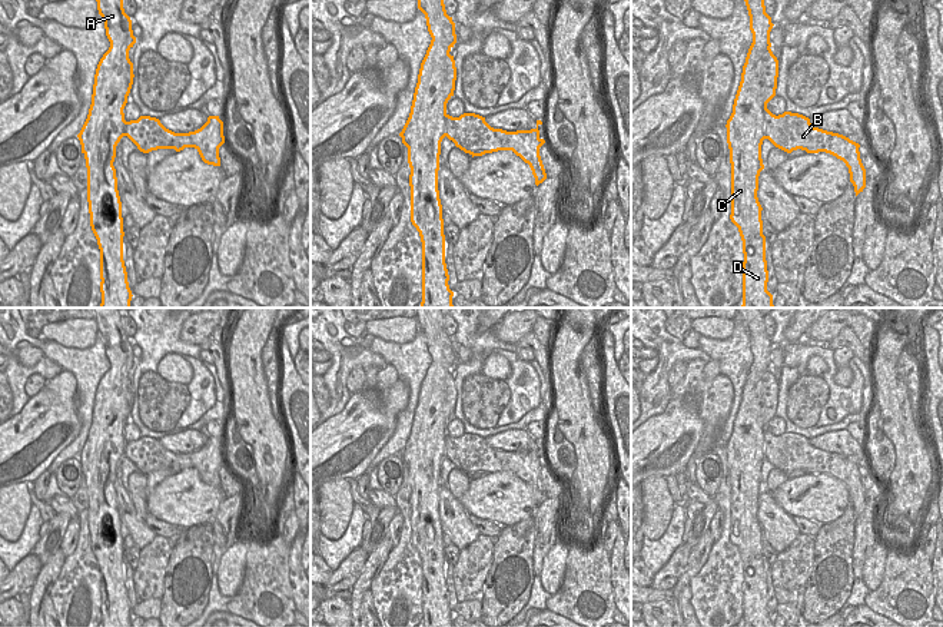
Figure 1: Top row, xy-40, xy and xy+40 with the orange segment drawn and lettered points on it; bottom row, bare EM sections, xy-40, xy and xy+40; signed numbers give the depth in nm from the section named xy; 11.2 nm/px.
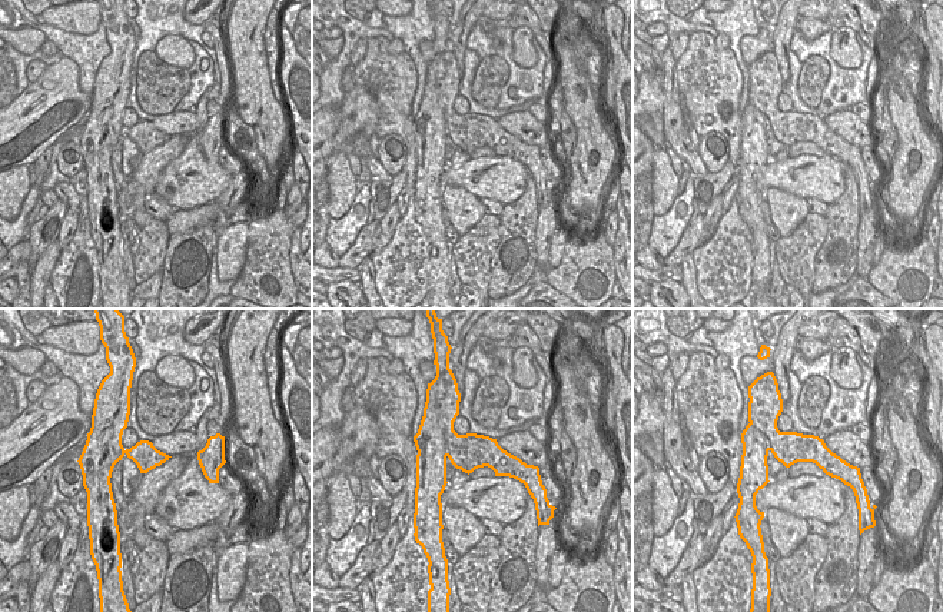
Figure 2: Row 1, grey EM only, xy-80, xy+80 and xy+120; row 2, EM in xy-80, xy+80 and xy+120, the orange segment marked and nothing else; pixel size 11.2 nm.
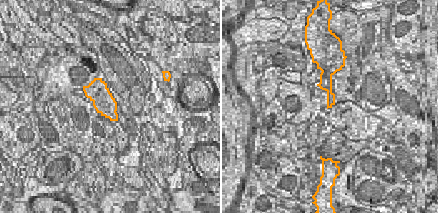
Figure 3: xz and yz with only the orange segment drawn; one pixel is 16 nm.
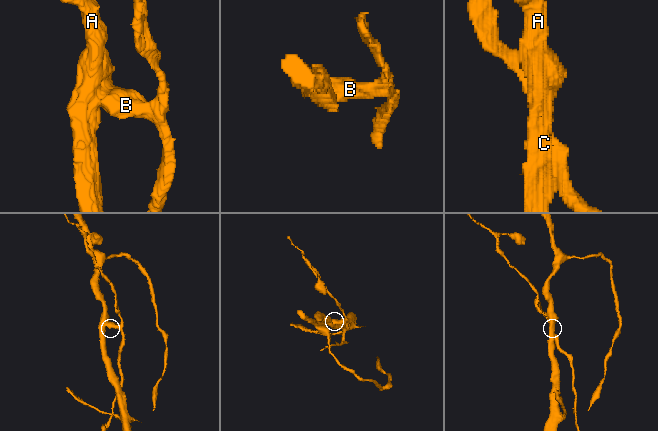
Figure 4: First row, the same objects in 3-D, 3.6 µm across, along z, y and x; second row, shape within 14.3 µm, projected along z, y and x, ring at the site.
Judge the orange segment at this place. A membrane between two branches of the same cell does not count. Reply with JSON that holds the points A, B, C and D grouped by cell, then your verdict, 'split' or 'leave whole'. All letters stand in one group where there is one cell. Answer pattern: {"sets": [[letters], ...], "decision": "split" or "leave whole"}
{"sets": [["A", "C", "D"], ["B"]], "decision": "split"}

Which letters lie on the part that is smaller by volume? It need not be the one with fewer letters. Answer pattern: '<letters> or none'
B

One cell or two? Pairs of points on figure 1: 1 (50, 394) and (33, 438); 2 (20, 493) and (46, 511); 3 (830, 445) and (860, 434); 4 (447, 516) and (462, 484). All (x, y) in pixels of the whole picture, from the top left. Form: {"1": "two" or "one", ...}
{"1": "one", "2": "two", "3": "two", "4": "one"}

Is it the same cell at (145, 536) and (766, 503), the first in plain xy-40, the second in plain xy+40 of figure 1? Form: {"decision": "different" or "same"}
{"decision": "same"}

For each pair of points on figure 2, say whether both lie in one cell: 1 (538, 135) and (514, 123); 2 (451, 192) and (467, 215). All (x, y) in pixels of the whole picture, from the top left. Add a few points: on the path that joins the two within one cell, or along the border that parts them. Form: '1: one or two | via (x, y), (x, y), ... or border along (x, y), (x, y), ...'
1: one | via (533, 132), (520, 123)
2: one | via (454, 198), (462, 210)

